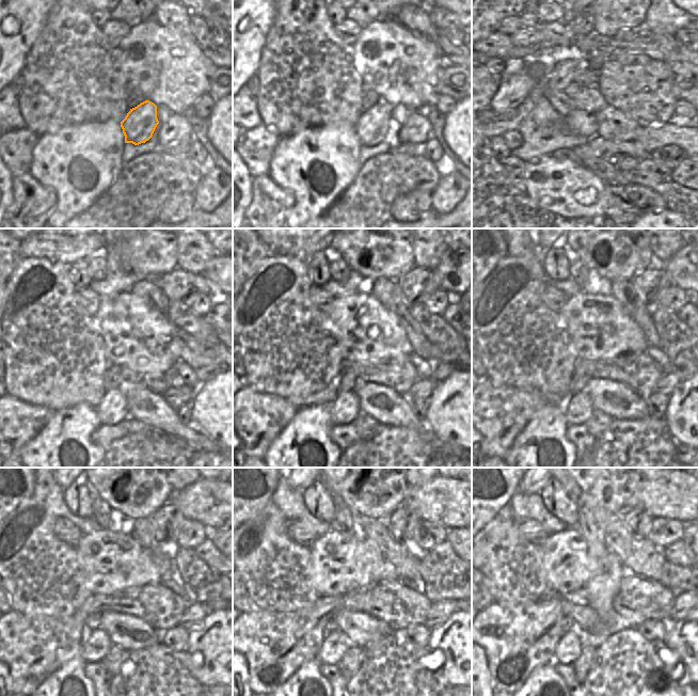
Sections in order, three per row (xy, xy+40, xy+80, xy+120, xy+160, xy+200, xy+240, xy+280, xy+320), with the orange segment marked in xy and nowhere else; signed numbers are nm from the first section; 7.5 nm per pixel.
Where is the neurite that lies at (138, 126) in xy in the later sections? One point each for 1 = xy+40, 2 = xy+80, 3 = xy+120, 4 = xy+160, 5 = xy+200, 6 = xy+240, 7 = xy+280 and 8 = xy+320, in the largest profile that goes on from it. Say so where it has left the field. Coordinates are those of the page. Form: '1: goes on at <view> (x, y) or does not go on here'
1: goes on at xy+40 (371, 127)
2: goes on at xy+80 (601, 133)
3: goes on at xy+120 (112, 409)
4: goes on at xy+160 (345, 408)
5: goes on at xy+200 (580, 407)
6: goes on at xy+240 (98, 643)
7: goes on at xy+280 (335, 644)
8: goes on at xy+320 (569, 648)

